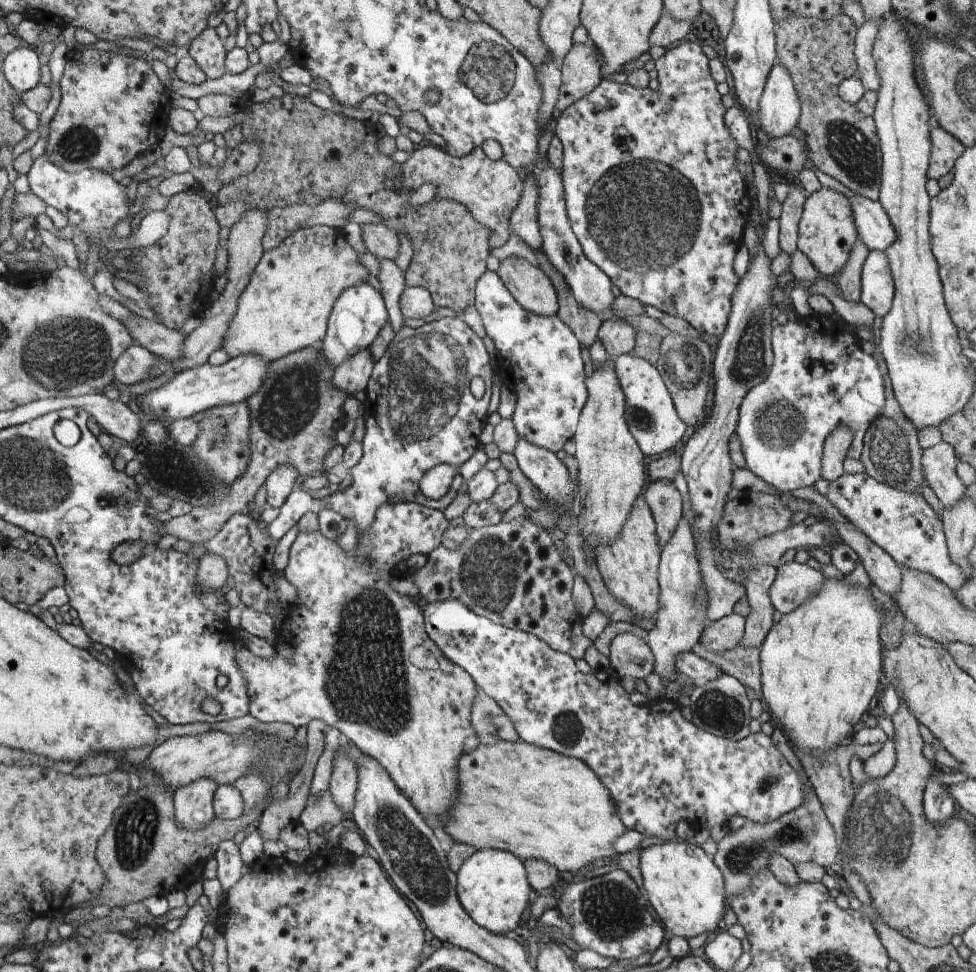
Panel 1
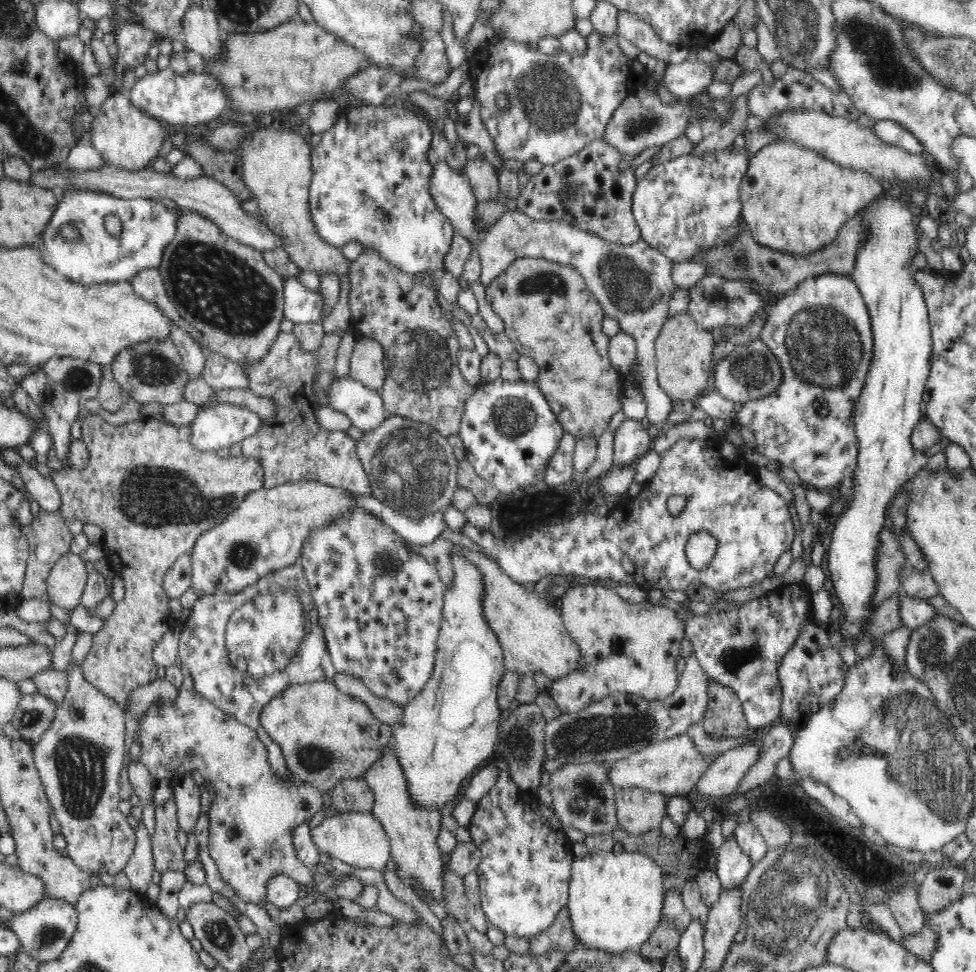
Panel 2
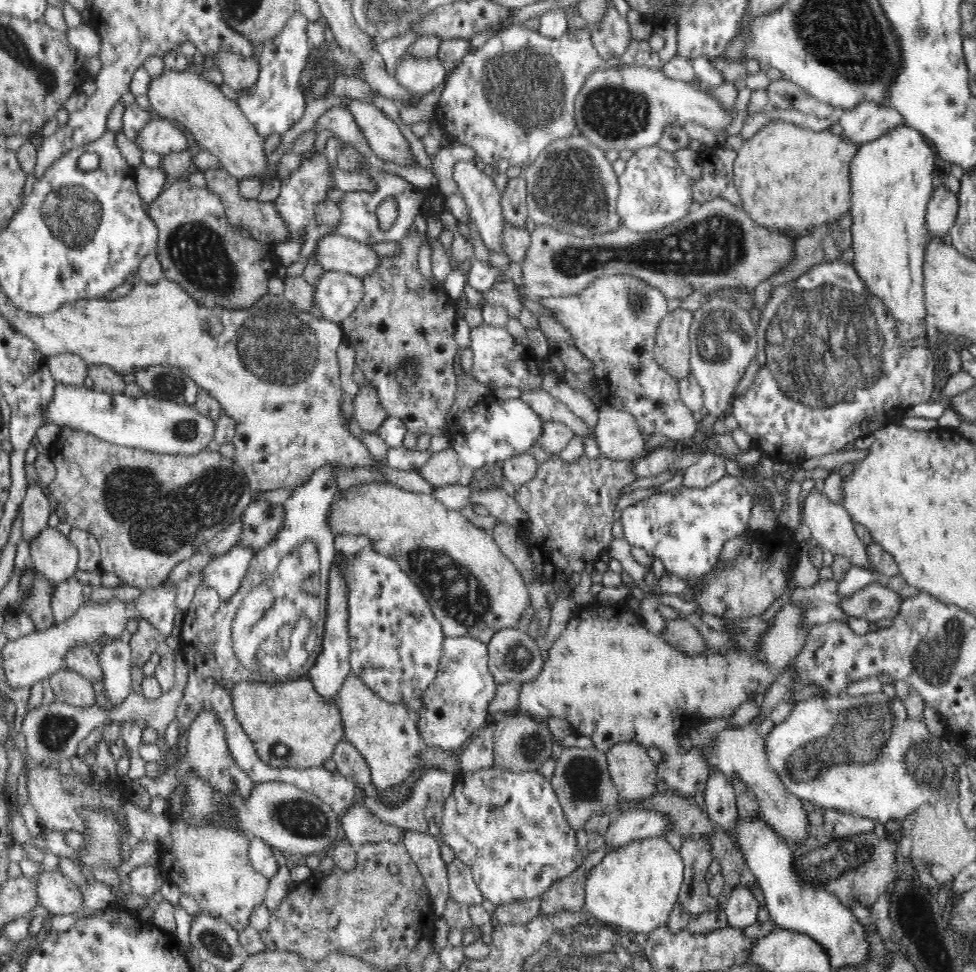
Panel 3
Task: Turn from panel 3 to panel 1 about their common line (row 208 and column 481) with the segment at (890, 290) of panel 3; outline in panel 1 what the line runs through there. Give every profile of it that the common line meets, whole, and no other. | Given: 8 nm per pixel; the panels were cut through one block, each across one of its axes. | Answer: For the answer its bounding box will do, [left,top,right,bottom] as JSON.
[459,849,531,935]

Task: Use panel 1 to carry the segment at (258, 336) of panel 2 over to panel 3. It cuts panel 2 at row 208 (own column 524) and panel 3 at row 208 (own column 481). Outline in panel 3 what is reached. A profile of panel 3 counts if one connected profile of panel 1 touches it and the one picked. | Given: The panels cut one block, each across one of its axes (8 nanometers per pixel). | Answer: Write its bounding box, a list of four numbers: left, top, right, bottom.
[149,179,281,309]

